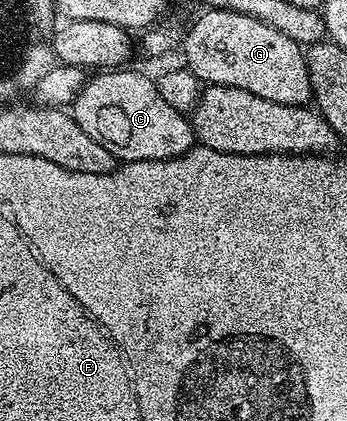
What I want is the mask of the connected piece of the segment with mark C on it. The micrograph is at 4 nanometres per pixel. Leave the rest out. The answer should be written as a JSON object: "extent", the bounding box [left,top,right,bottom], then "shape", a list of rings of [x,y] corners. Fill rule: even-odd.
{"extent":[70,67,194,162],"shape":[[[121,67],[111,71],[100,71],[89,76],[84,85],[78,91],[78,95],[72,100],[70,106],[72,118],[94,139],[102,143],[110,155],[114,155],[117,162],[129,161],[161,161],[167,157],[181,157],[194,145],[194,134],[189,118],[183,112],[170,107],[166,99],[158,91],[153,78],[144,73],[135,73],[132,67]]]}

